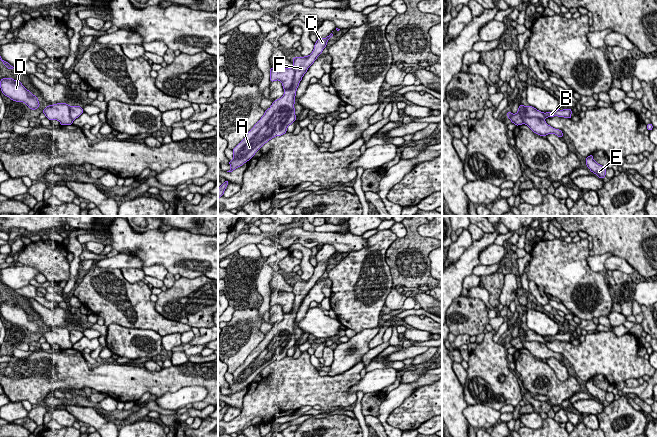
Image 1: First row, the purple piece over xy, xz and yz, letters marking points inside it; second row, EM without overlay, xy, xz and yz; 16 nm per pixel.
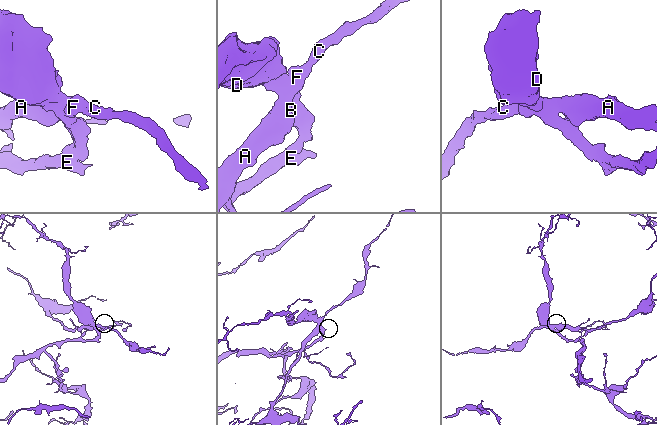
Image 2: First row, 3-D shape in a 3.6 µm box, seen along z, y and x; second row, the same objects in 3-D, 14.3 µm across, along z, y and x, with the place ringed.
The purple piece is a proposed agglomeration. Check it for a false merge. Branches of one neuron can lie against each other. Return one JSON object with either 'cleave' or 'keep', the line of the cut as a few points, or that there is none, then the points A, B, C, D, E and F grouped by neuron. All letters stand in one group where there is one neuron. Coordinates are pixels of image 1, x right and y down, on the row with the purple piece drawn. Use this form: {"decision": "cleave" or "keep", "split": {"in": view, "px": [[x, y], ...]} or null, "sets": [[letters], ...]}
{"decision": "cleave", "split": {"in": "yz", "px": [[524, 106], [524, 114], [526, 116], [535, 116], [542, 119]]}, "sets": [["A", "B", "C", "F"], ["D", "E"]]}

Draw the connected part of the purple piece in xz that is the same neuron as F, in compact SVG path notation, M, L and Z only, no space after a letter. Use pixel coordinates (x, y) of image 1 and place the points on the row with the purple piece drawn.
M331 33L326 38L318 38L309 56L294 57L292 59L292 68L295 71L293 85L289 89L284 89L284 95L272 103L271 107L265 111L245 138L232 150L233 159L229 161L231 169L227 172L232 172L249 161L265 143L276 136L285 134L287 127L295 122L297 117L294 104L299 83L308 68L327 46L327 41L332 36Z

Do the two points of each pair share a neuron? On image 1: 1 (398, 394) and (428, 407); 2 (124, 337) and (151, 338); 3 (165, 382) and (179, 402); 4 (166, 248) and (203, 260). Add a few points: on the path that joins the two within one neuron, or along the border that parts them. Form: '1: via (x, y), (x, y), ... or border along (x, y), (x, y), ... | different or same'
1: border along (427, 385), (422, 385), (414, 390), (390, 414) | different
2: via (131, 338), (144, 338) | same
3: border along (194, 385), (166, 391), (157, 397) | different
4: via (175, 249), (189, 255), (194, 255) | same

